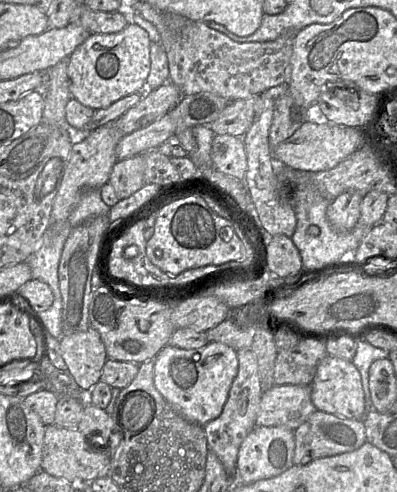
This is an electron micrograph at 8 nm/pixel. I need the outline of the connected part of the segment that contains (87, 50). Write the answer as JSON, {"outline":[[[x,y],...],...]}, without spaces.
{"outline":[[[132,22],[119,33],[91,34],[68,59],[71,98],[95,111],[128,95],[144,92],[150,73],[150,47],[148,33]]]}

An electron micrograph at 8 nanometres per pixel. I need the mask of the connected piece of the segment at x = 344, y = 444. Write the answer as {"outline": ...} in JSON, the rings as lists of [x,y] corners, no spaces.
{"outline":[[[314,411],[296,430],[294,430],[294,465],[304,465],[328,456],[351,452],[366,442],[365,427],[361,420],[348,419],[323,411]]]}

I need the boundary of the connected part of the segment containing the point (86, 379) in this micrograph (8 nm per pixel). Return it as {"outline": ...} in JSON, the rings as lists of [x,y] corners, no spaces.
{"outline":[[[89,327],[86,331],[80,331],[70,335],[62,335],[59,341],[61,355],[68,367],[69,373],[74,378],[78,388],[83,393],[88,393],[100,380],[102,368],[108,359],[99,332],[93,327]]]}

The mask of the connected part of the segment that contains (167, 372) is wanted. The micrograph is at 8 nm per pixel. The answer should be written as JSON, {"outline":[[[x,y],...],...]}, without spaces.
{"outline":[[[208,342],[198,349],[182,349],[168,344],[153,362],[156,389],[184,418],[205,426],[221,414],[238,371],[236,350],[219,342]]]}

